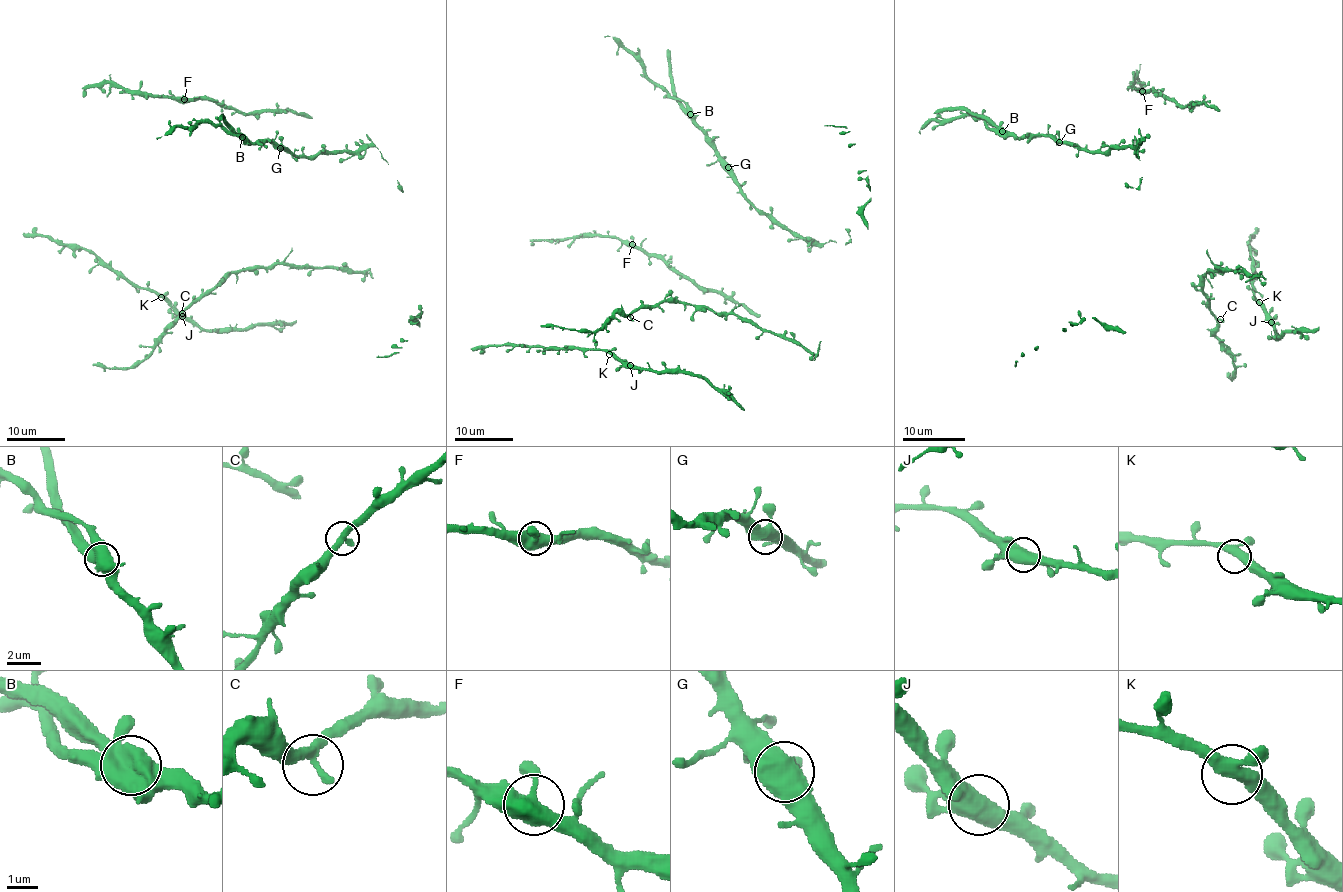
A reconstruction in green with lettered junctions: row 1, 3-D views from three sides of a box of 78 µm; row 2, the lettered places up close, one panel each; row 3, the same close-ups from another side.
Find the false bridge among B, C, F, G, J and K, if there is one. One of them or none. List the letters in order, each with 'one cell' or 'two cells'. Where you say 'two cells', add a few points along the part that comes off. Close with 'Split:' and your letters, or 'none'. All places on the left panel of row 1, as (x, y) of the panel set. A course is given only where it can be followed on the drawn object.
B: two cells | (242, 137), (223, 117), (218, 120)
C: one cell
F: one cell
G: one cell
J: one cell
K: one cell
Split: B

